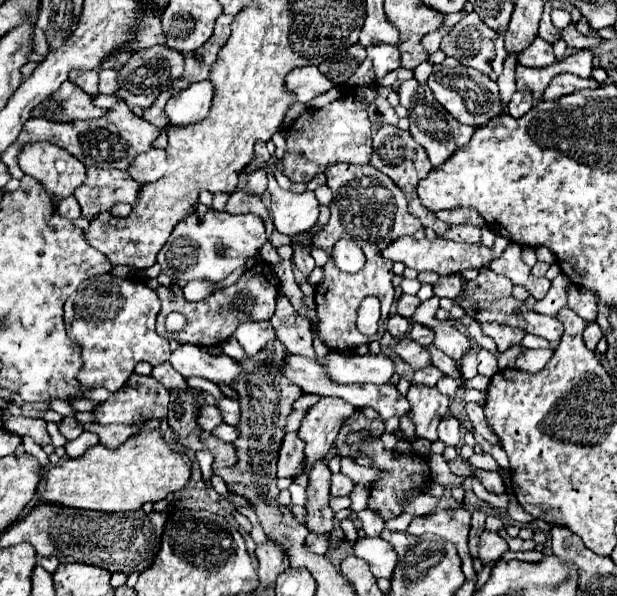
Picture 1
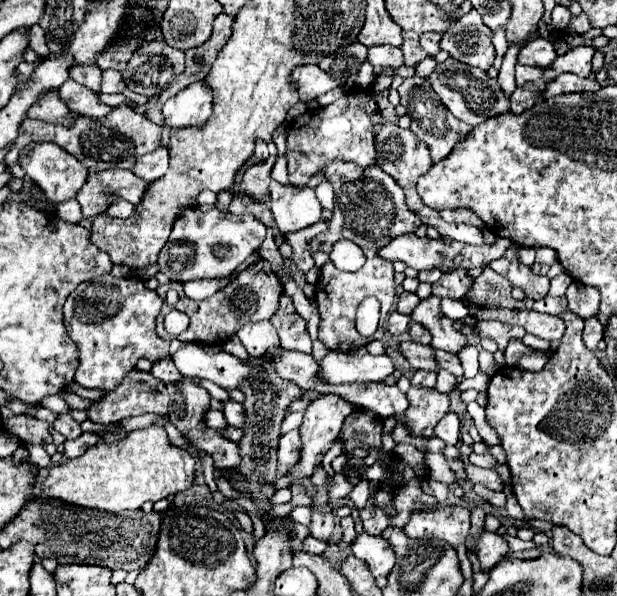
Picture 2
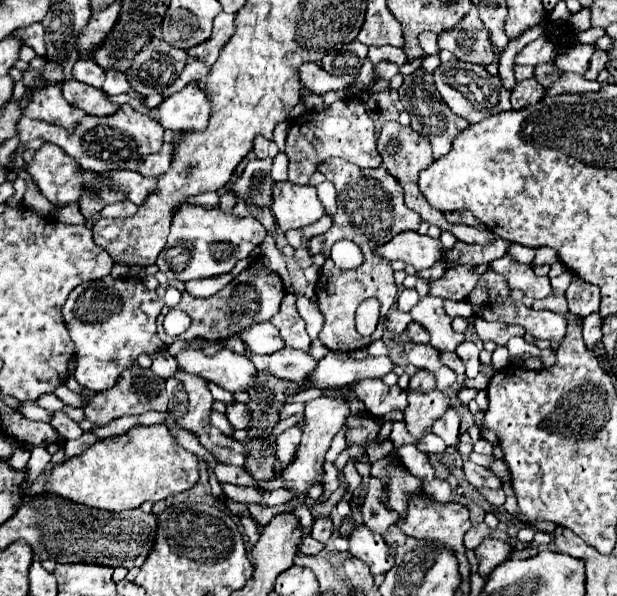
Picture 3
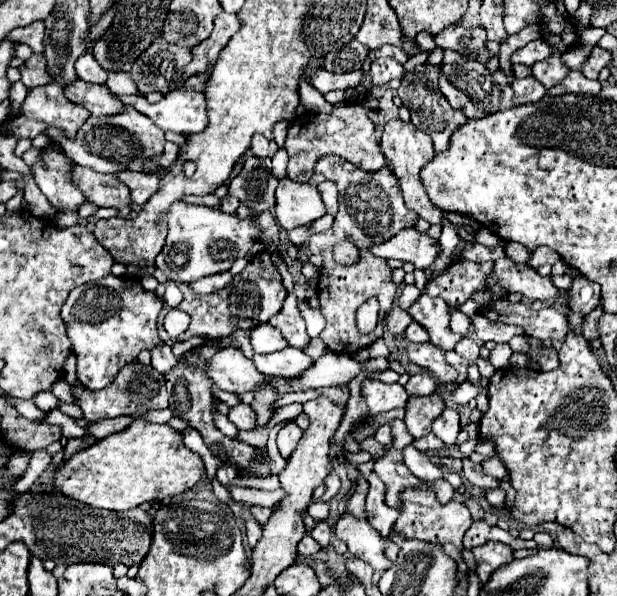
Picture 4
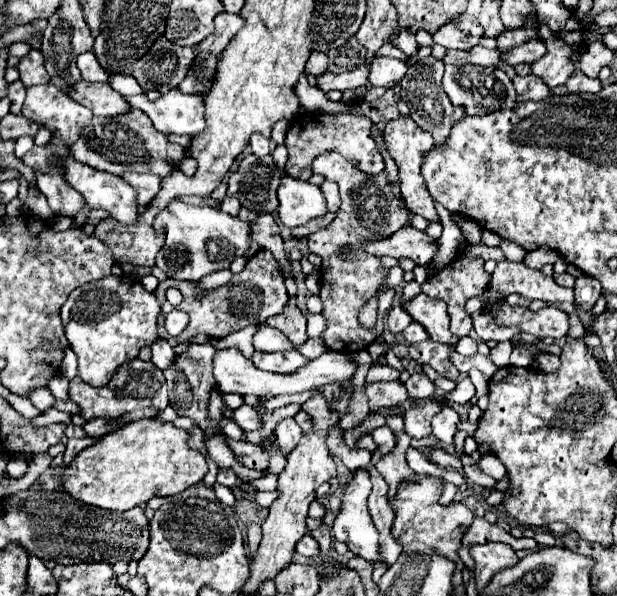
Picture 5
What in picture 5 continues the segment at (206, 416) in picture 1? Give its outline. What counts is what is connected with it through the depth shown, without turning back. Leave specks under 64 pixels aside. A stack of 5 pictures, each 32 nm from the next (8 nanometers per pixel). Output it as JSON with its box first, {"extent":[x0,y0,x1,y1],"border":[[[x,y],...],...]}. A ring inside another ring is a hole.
{"extent":[220,416,242,440],"border":[[[222,416],[222,420],[220,420],[220,430],[224,432],[224,436],[228,436],[228,438],[232,438],[232,440],[242,440],[242,430],[238,428],[238,424],[234,424],[230,418],[226,418],[226,416]]]}

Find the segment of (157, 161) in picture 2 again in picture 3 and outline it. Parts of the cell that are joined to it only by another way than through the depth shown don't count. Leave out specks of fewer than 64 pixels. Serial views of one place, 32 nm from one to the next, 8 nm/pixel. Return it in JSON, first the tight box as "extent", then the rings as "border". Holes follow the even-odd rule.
{"extent":[136,144,172,178],"border":[[[164,144],[158,152],[144,156],[144,158],[140,160],[140,164],[138,164],[138,168],[136,168],[136,170],[138,170],[142,176],[158,178],[158,176],[162,176],[162,174],[168,170],[170,160],[172,160],[170,144]]]}

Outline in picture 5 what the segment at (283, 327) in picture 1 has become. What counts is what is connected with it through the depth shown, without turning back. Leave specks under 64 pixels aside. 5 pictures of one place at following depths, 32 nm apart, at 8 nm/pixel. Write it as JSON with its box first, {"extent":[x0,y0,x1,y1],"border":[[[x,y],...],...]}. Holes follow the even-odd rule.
{"extent":[266,298,308,346],"border":[[[292,298],[288,300],[288,306],[284,308],[284,312],[278,316],[272,316],[266,324],[272,328],[278,328],[282,334],[286,334],[294,346],[300,346],[308,340],[306,318],[300,312],[300,308],[296,306],[296,300],[292,300]]]}

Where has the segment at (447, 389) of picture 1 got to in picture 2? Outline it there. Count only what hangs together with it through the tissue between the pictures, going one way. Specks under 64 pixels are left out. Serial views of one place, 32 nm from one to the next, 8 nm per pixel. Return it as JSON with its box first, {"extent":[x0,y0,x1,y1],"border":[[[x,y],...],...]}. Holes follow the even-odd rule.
{"extent":[436,370,456,394],"border":[[[438,370],[436,390],[438,392],[444,392],[444,394],[450,394],[454,388],[456,388],[456,378],[450,372],[446,372],[446,370]]]}

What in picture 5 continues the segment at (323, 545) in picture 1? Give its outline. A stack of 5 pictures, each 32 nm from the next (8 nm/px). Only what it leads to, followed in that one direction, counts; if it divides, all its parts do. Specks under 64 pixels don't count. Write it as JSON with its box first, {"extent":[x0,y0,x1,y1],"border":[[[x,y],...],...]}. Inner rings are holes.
{"extent":[296,534,320,558],"border":[[[306,534],[306,536],[296,544],[296,552],[302,554],[302,556],[306,556],[306,558],[312,558],[312,556],[316,556],[316,554],[320,552],[320,548],[318,548],[318,542],[316,542],[310,534]]]}

